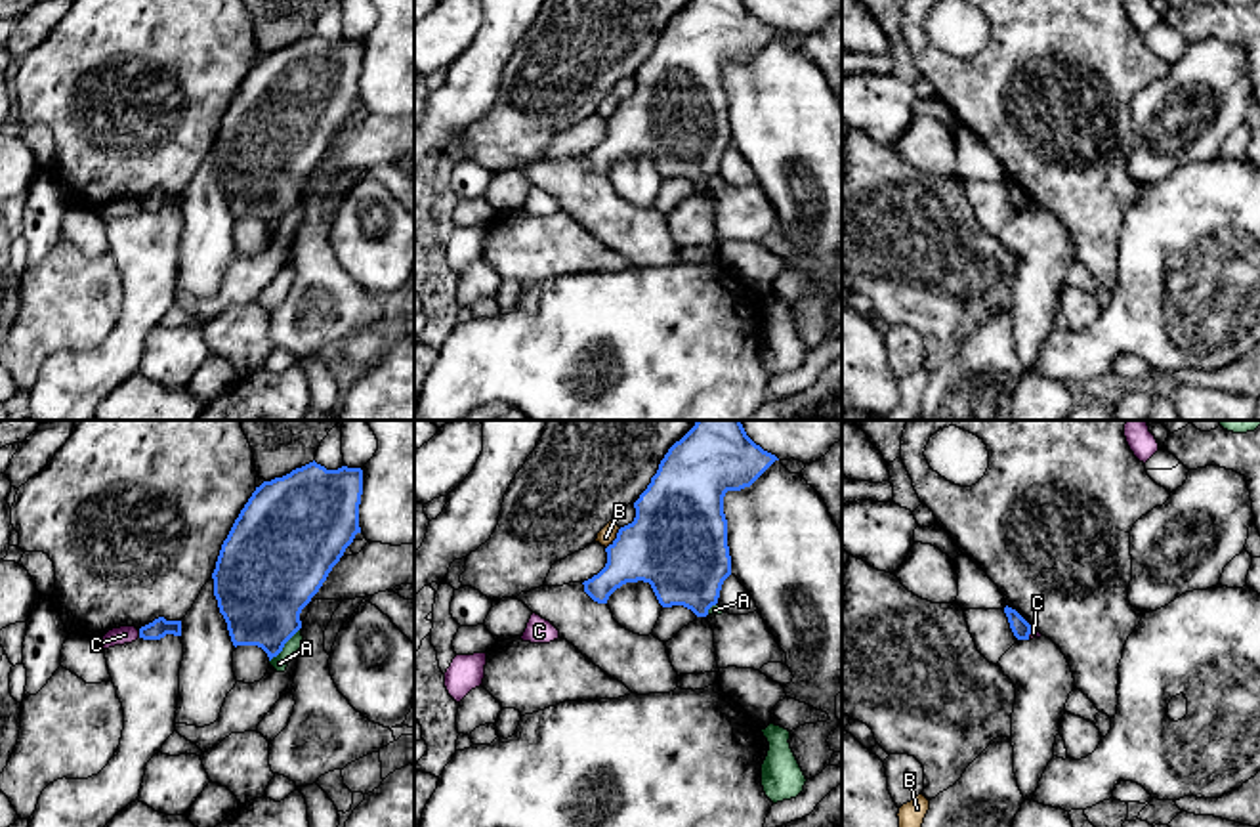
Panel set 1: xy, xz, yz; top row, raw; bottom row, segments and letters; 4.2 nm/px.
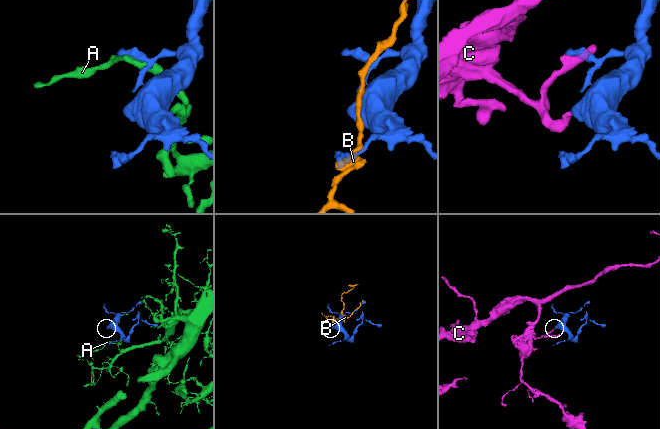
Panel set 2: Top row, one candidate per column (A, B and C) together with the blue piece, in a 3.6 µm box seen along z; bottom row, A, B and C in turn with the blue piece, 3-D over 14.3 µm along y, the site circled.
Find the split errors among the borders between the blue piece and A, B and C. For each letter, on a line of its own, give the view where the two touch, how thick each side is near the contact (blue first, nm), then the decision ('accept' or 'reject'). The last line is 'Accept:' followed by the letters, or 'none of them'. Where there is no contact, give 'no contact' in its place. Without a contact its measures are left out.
A: xy | 380/70 nm | reject
B: xz | 400/70 nm | reject
C: xy | 80/80 nm | reject
Accept: none of them

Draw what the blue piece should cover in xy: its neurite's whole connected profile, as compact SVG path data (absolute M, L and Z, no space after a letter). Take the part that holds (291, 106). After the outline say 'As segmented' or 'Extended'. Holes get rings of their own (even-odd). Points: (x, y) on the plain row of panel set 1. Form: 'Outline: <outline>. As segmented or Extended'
Outline: M315 32L256 59L223 113L212 145L214 168L235 220L258 218L271 233L302 201L302 181L361 105L361 67L361 40L326 42Z. As segmented

